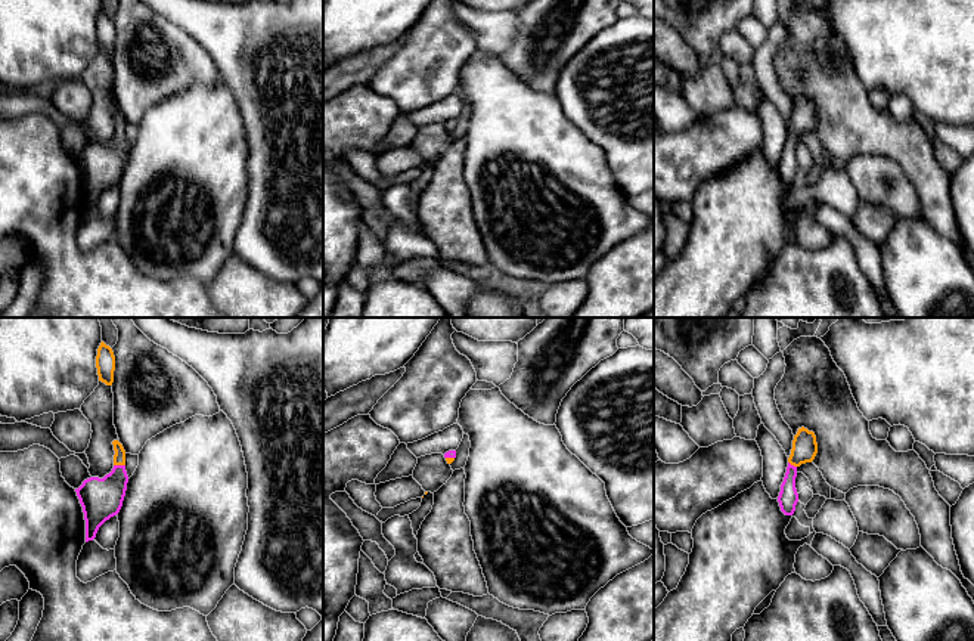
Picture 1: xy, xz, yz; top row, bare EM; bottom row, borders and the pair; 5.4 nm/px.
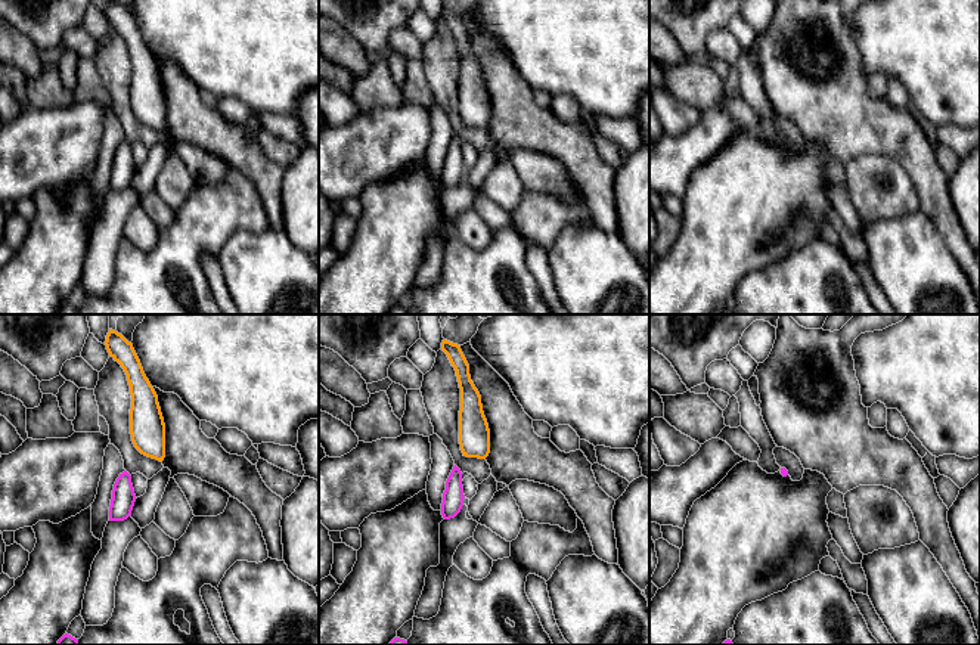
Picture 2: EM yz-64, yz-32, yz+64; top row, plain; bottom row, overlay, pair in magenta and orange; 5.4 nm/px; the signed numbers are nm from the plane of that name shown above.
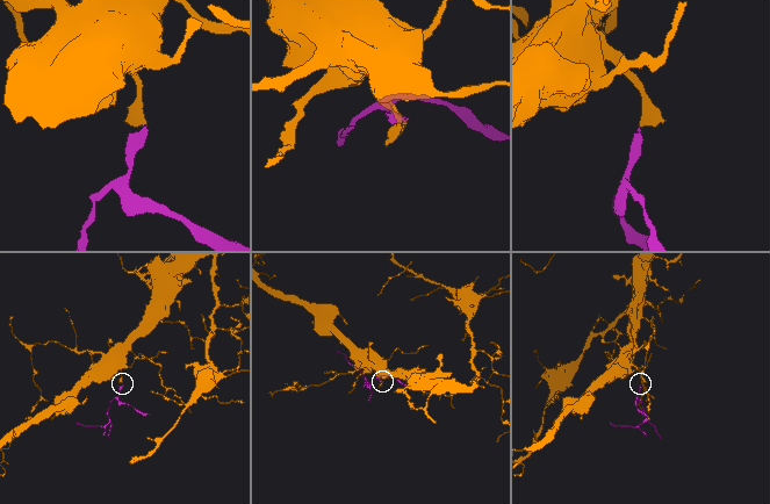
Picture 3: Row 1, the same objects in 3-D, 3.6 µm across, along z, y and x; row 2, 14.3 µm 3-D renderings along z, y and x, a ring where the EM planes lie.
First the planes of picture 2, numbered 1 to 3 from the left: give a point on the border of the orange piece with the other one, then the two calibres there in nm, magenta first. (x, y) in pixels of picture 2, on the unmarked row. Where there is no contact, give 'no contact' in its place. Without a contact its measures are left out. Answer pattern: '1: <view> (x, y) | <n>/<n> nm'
1: no contact
2: no contact
3: no contact

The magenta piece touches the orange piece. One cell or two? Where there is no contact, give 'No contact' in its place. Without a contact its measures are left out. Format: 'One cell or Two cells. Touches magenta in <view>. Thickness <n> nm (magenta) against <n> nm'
One cell. Touches magenta in xy. Thickness 220 nm (magenta) against 60 nm

